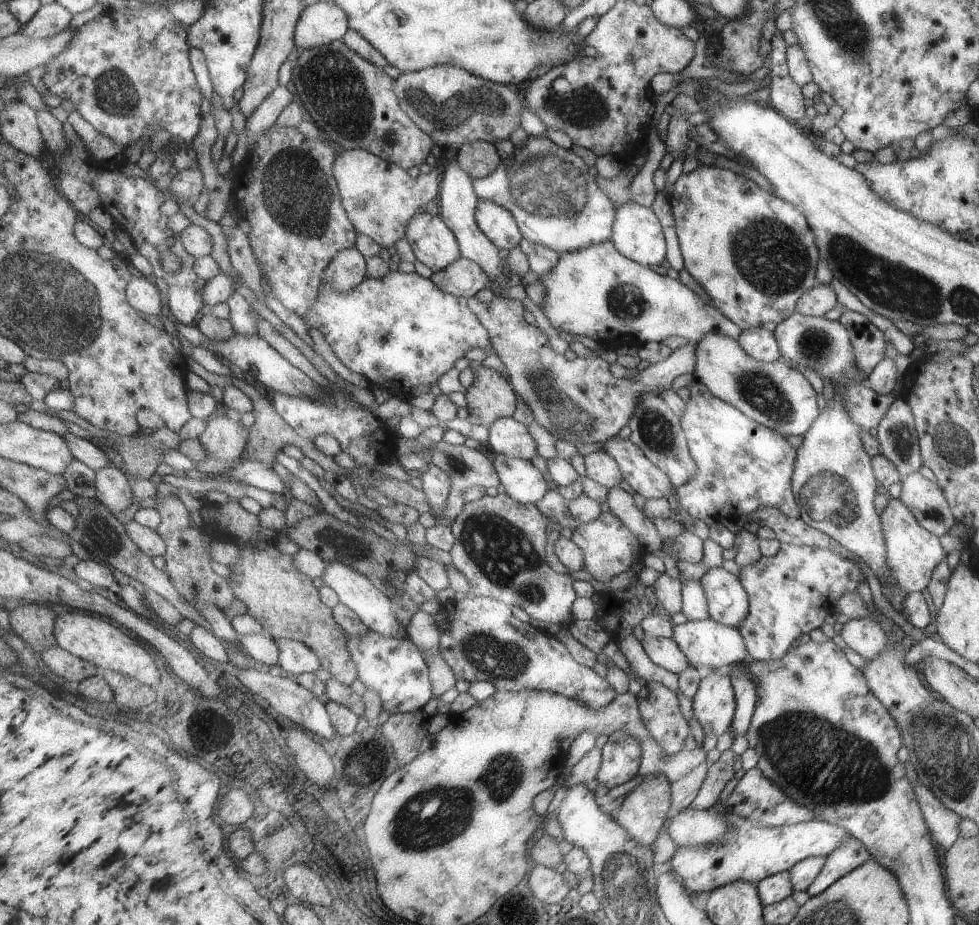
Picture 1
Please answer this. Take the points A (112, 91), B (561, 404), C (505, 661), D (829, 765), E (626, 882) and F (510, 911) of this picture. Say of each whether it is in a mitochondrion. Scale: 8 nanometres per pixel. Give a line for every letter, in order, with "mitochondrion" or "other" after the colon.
A: mitochondrion
B: mitochondrion
C: mitochondrion
D: mitochondrion
E: mitochondrion
F: other

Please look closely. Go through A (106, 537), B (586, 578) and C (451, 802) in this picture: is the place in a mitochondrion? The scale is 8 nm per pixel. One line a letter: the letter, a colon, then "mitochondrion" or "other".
A: mitochondrion
B: other
C: mitochondrion

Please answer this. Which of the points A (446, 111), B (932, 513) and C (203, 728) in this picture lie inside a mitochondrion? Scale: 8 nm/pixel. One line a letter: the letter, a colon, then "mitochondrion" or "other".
A: mitochondrion
B: mitochondrion
C: other

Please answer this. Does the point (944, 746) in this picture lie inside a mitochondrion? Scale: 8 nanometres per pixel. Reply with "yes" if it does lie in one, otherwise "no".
yes

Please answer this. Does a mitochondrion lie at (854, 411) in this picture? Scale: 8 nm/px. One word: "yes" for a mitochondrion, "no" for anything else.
no

